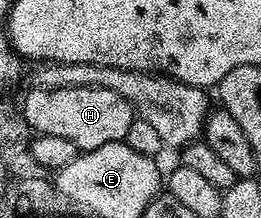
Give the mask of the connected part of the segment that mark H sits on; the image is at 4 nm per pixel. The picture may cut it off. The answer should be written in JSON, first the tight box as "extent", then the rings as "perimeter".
{"extent":[20,87,135,152],"perimeter":[[[38,87],[26,90],[25,104],[22,105],[20,114],[23,122],[30,132],[51,137],[64,137],[77,147],[78,152],[99,149],[99,145],[119,143],[127,137],[127,128],[135,118],[135,112],[126,99],[119,97],[111,89],[102,87],[68,87],[67,89],[39,89]]]}

